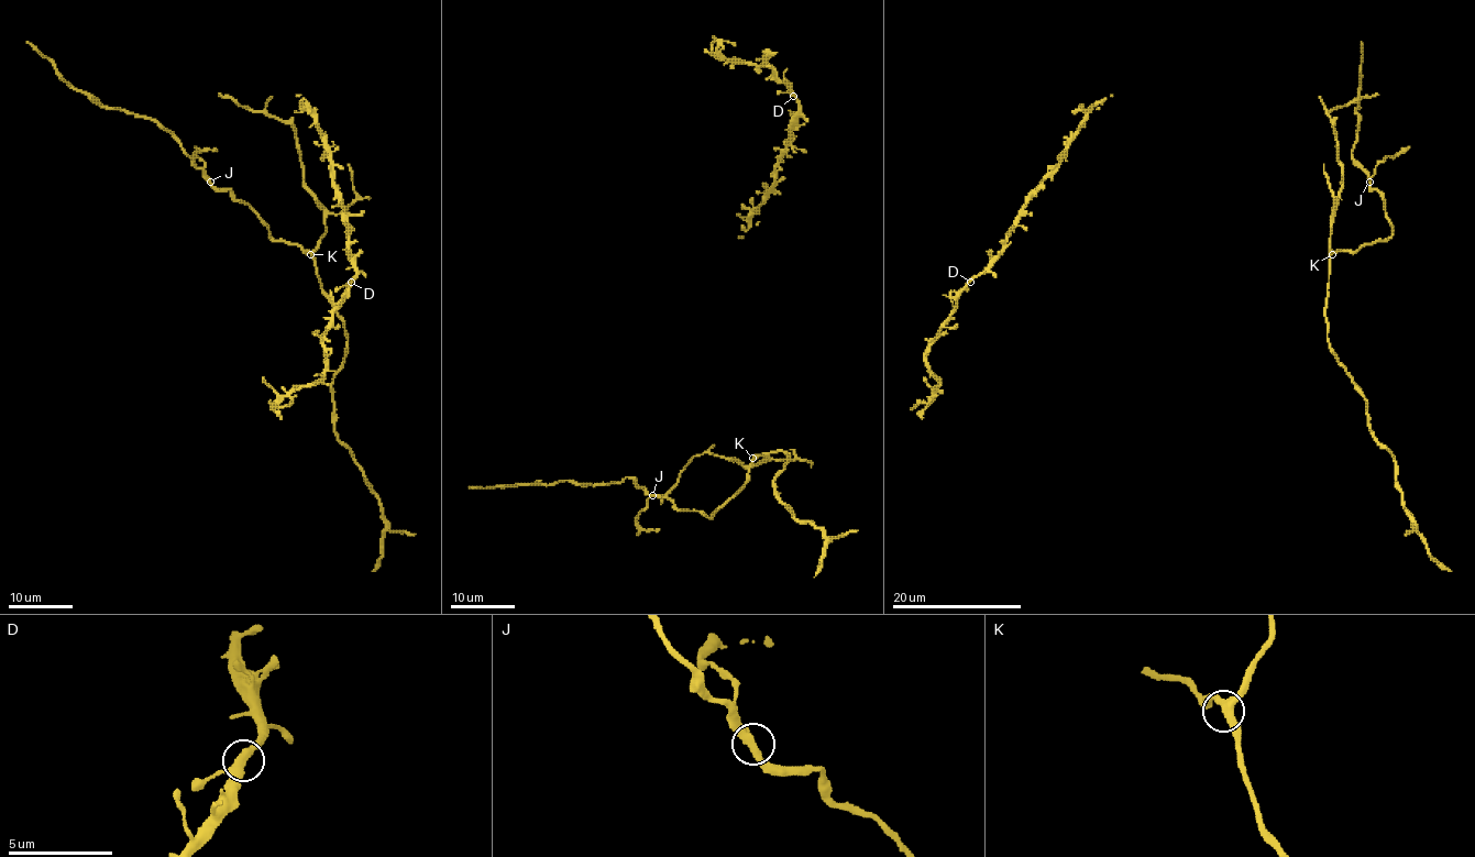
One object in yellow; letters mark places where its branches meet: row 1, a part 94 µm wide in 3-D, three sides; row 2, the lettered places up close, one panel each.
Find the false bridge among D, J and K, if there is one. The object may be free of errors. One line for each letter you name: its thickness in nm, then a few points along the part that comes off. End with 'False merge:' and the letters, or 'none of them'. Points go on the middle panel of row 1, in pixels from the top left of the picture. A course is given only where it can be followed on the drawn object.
J: calibre 300 nm; course (652, 495), (637, 522), (646, 530), (659, 528)
False merge: J

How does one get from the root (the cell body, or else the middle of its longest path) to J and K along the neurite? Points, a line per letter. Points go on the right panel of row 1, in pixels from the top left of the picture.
J: (1319, 96), (1332, 119), (1342, 167), (1330, 226), (1333, 251), (1356, 251), (1391, 235), (1385, 201), (1369, 182)
K: (1319, 96), (1332, 119), (1336, 161), (1342, 167), (1342, 189), (1339, 205), (1332, 211), (1330, 226), (1332, 254)

